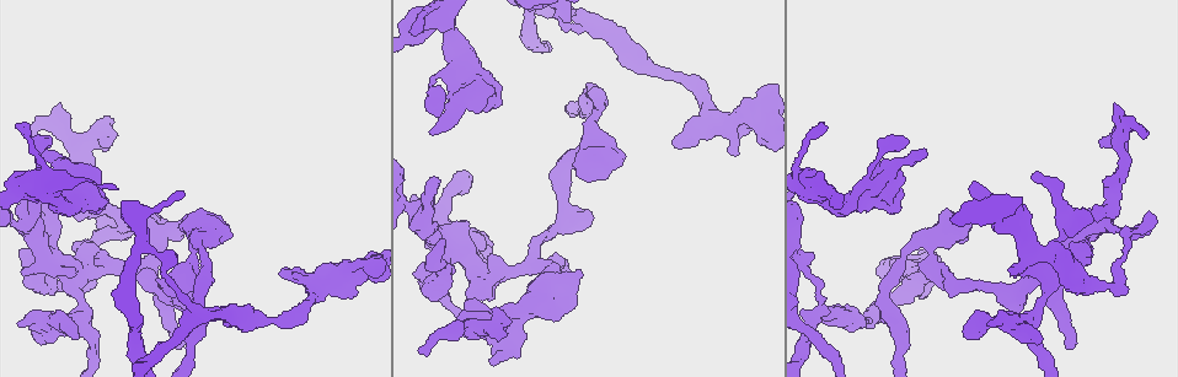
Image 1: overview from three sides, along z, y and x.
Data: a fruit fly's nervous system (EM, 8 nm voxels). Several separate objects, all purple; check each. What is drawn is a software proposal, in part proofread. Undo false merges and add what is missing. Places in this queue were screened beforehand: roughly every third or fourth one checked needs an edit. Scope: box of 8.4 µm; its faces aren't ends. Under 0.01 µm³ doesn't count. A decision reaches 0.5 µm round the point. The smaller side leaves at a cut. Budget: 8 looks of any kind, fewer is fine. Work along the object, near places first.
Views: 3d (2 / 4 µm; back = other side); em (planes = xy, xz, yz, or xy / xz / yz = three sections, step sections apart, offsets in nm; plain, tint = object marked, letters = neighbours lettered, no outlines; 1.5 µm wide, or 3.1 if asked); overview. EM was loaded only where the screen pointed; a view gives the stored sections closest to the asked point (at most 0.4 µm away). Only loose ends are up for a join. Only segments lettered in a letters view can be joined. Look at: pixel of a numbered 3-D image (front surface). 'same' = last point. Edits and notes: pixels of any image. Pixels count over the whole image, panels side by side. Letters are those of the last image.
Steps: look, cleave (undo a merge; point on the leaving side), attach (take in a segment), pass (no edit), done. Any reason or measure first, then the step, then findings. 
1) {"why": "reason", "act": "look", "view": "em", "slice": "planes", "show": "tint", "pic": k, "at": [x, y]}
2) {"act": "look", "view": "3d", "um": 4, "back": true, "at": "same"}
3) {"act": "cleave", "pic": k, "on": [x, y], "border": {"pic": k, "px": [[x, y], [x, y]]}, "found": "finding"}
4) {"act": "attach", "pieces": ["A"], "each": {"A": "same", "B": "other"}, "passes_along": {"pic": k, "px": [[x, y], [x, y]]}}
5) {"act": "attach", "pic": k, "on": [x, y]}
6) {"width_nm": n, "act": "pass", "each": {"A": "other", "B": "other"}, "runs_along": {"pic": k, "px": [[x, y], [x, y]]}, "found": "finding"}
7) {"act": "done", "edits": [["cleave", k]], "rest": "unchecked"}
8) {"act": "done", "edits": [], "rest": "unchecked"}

{"why": "touches itself", "act": "look", "view": "em", "slice": "yz", "step": 8, "show": "letters", "pic": 1, "at": [1128, 248]}

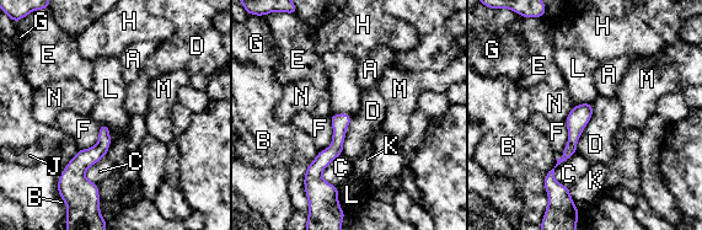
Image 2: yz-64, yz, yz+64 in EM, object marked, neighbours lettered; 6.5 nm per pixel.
{"act": "look", "view": "em", "slice": "planes", "show": "letters", "at": "same"}

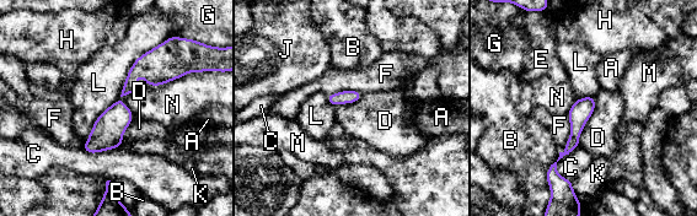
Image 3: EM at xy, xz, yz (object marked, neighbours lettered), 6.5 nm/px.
{"act": "pass", "each": {"A": "other", "B": "other", "C": "other", "D": "other", "E": "other", "F": "other", "G": "other", "H": "other", "J": "other", "K": "other", "L": "other", "M": "other", "N": "other"}, "found": "one neuron here"}

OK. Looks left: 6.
{"act": "look", "view": "em", "slice": "planes", "show": "letters", "pic": 1, "at": [110, 117]}

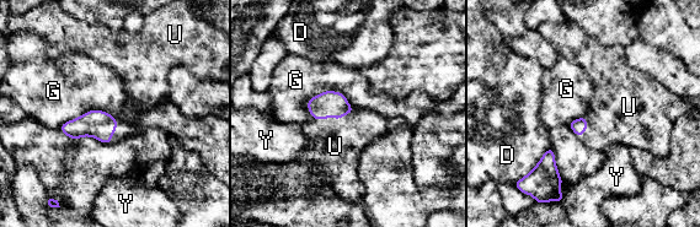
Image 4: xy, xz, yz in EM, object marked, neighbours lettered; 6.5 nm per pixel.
{"act": "attach", "pieces": ["U"], "each": {"D": "other", "G": "other", "U": "same", "Y": "other"}, "found": "the neuron continues"}

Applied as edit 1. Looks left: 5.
{"act": "look", "view": "overview"}

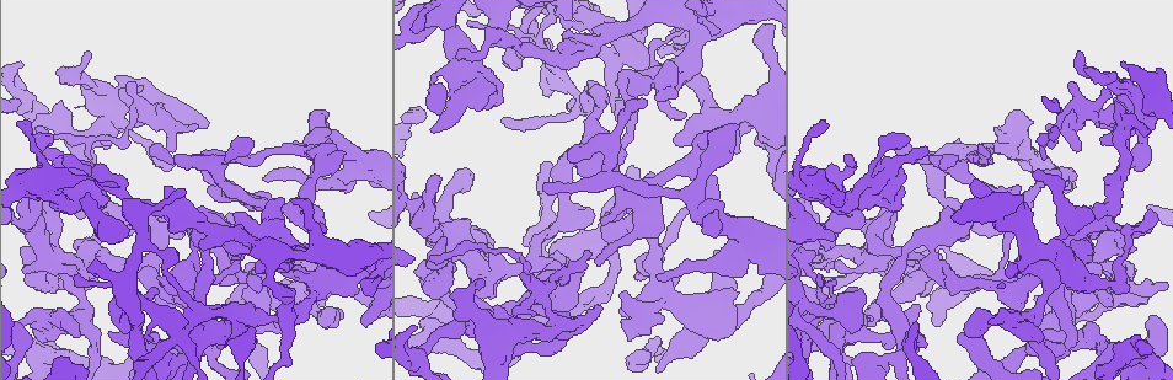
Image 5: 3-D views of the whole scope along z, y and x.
{"why": "tapers out", "act": "look", "view": "3d", "um": 4, "pic": 5, "at": [439, 115]}

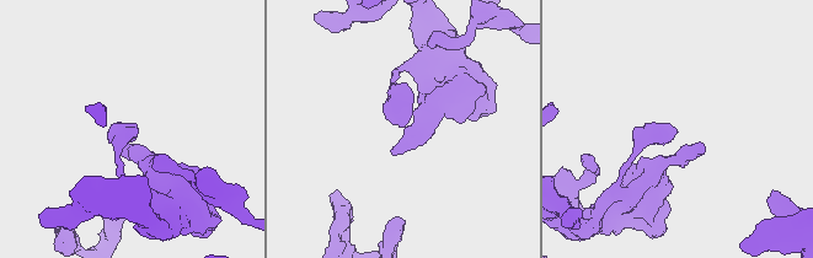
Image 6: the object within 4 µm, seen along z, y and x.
{"why": "now the EM", "act": "look", "view": "em", "slice": "yz", "step": 4, "show": "tint", "pic": 6, "at": [676, 131]}

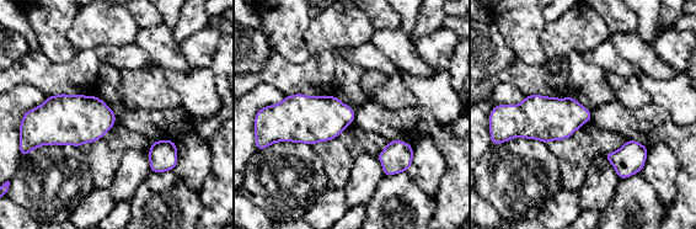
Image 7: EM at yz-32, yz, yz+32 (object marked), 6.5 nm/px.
{"why": "cut it another way", "act": "look", "view": "em", "slice": "planes", "show": "letters", "at": "same"}

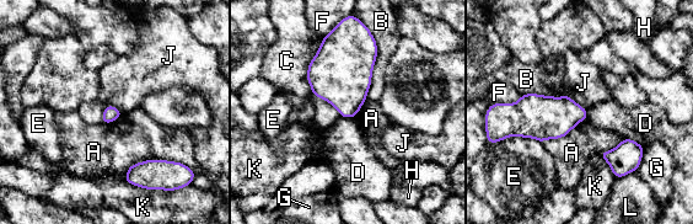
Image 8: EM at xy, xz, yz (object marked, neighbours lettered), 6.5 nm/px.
{"width_nm": 100, "act": "pass", "each": {"A": "other", "B": "other", "C": "other", "D": "other", "E": "other", "F": "other", "G": "other", "H": "other", "J": "other", "K": "other", "L": "other"}, "border": {"pic": 8, "px": [[624, 138], [632, 138], [643, 147]]}, "found": "no lettered segment goes on from it"}

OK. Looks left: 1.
{"act": "done", "edits": [["attach", 4]], "rest": "unchecked"}

